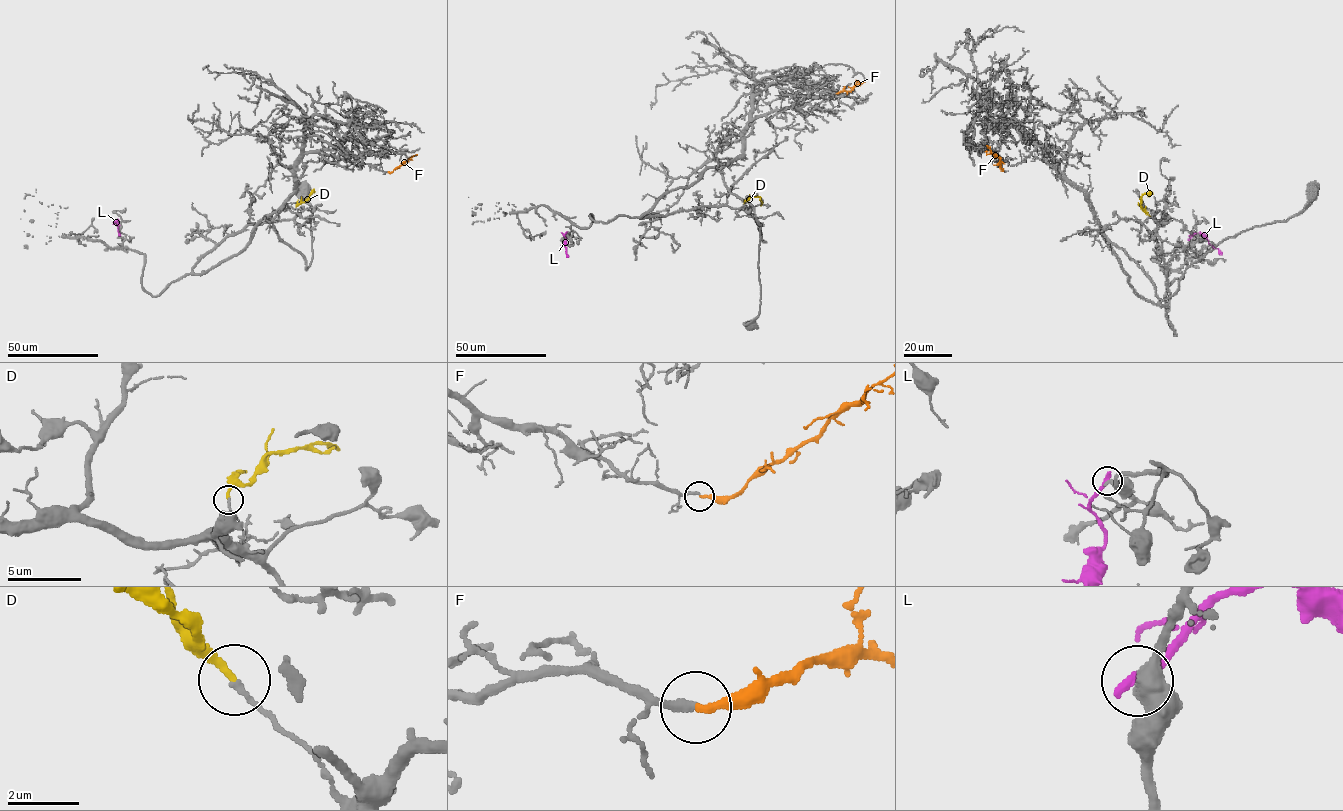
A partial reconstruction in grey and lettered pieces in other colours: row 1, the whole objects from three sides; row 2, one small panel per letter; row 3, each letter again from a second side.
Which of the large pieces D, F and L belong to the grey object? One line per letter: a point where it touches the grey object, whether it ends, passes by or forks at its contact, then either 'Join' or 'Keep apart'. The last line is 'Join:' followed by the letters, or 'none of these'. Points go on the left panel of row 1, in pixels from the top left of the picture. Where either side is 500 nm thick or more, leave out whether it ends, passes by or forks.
D: Touches grey at (296, 207). It ends there. Keep apart
F: Touches grey at (387, 172). It ends there. Join
L: Touches grey at (119, 224). Keep apart
Join: F

